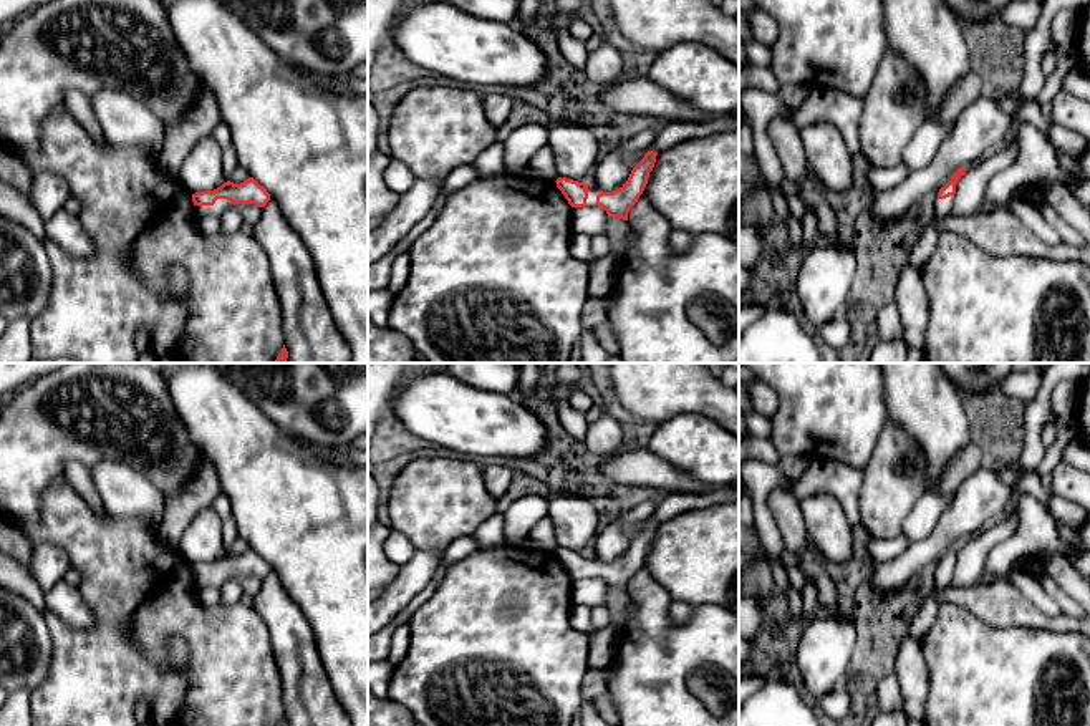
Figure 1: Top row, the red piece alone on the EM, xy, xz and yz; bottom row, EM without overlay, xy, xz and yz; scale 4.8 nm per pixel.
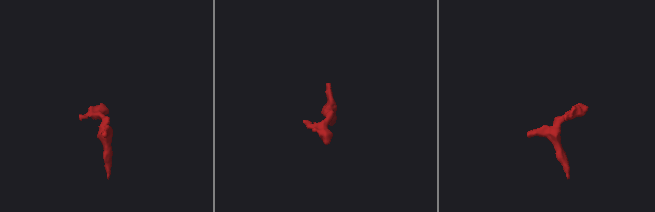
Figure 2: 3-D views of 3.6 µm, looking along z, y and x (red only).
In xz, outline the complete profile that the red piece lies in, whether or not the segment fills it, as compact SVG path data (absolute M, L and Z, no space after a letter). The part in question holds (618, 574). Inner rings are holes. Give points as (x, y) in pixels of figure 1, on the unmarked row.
M648 522L644 529L633 539L628 552L613 564L603 564L595 557L567 549L558 549L555 554L572 578L598 577L606 582L608 588L628 592L629 580L638 574L648 555L656 527L658 524Z

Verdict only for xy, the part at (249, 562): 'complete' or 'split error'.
split error

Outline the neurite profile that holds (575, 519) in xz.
M552 491L548 517L553 520L558 549L578 554L593 549L601 522L590 497Z

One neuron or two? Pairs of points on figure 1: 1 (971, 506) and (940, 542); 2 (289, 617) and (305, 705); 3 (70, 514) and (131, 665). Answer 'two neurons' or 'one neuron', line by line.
1: one neuron
2: one neuron
3: one neuron

